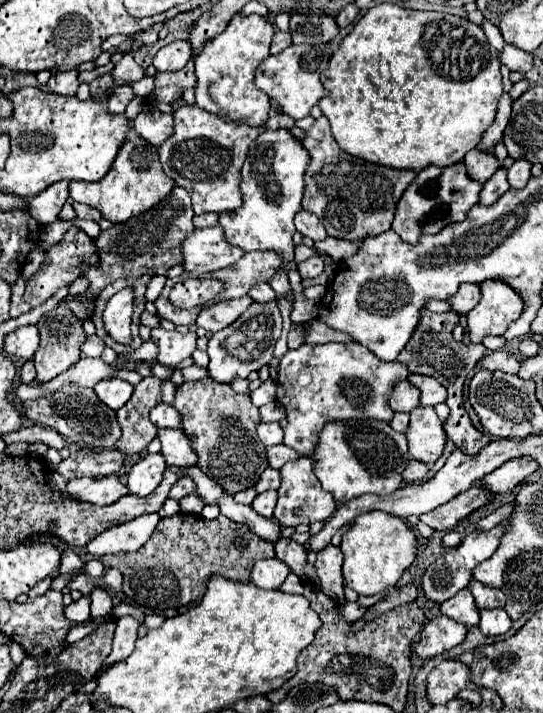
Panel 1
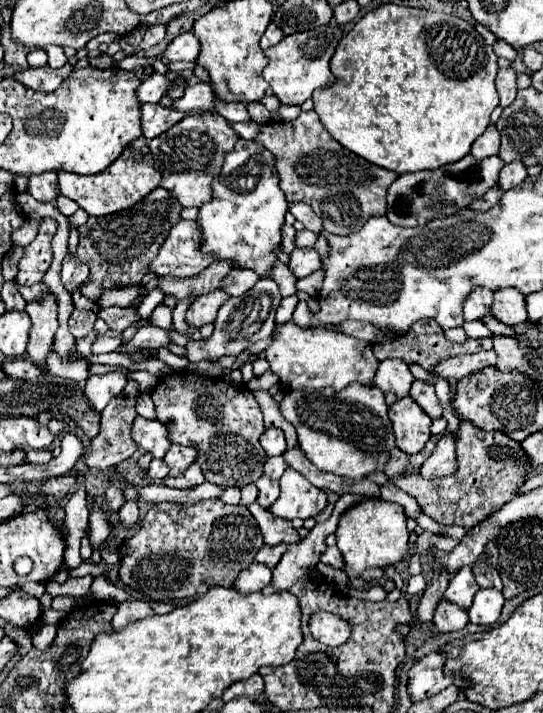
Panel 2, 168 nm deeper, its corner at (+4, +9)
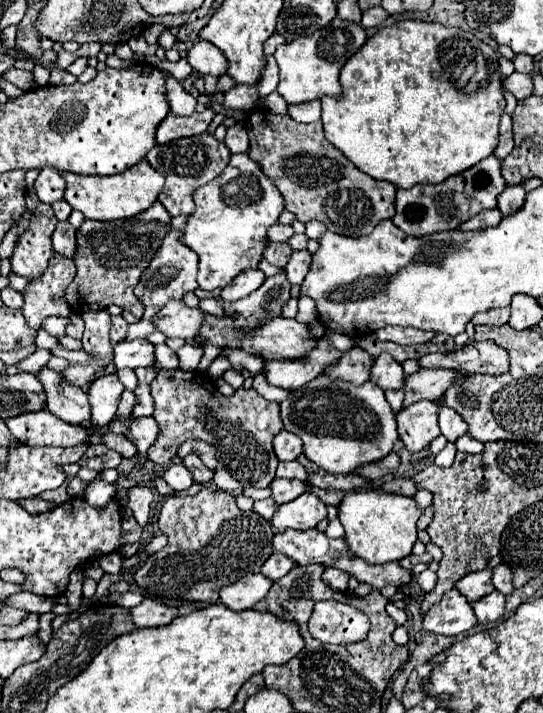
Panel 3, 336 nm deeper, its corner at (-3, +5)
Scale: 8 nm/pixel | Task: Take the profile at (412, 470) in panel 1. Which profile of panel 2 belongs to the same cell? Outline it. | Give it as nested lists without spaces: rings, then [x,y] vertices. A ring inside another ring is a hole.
[[[392,448],[390,458],[388,458],[388,464],[386,464],[386,468],[384,468],[386,476],[388,476],[388,478],[396,478],[396,476],[400,476],[400,474],[404,472],[406,466],[408,466],[408,456],[406,456],[402,450]]]

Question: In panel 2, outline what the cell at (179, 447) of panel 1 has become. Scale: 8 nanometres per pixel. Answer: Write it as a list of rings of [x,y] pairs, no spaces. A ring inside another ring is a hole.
[[[136,416],[136,420],[132,422],[132,440],[138,444],[138,448],[150,452],[152,458],[162,458],[170,448],[168,430],[164,428],[164,424],[142,416]]]

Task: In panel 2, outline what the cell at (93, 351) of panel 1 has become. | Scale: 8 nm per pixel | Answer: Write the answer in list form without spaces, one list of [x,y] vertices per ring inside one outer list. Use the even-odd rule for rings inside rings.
[[[74,310],[72,316],[70,316],[72,336],[80,338],[80,336],[90,334],[92,328],[94,328],[94,320],[96,320],[96,314],[92,314],[90,310]]]

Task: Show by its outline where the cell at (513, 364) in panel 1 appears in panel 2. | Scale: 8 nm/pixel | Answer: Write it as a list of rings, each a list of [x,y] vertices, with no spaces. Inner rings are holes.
[[[494,350],[488,352],[478,352],[478,354],[460,354],[448,360],[440,360],[440,364],[436,364],[436,368],[432,368],[432,376],[440,376],[446,382],[458,382],[464,376],[470,376],[486,366],[494,366],[496,364],[496,354]]]

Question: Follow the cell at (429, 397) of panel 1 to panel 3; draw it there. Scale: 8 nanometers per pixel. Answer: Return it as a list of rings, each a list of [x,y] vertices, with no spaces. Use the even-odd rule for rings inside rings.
[[[441,400],[437,402],[437,414],[439,414],[441,434],[449,442],[455,442],[459,436],[463,436],[467,432],[467,424],[463,424],[463,418],[457,412],[453,412],[449,406],[445,406]]]

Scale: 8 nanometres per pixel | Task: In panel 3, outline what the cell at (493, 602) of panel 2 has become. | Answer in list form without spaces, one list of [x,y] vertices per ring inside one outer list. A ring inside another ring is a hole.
[[[493,590],[491,594],[477,600],[473,610],[475,610],[479,624],[493,624],[493,622],[501,620],[505,614],[505,596],[501,592]]]

